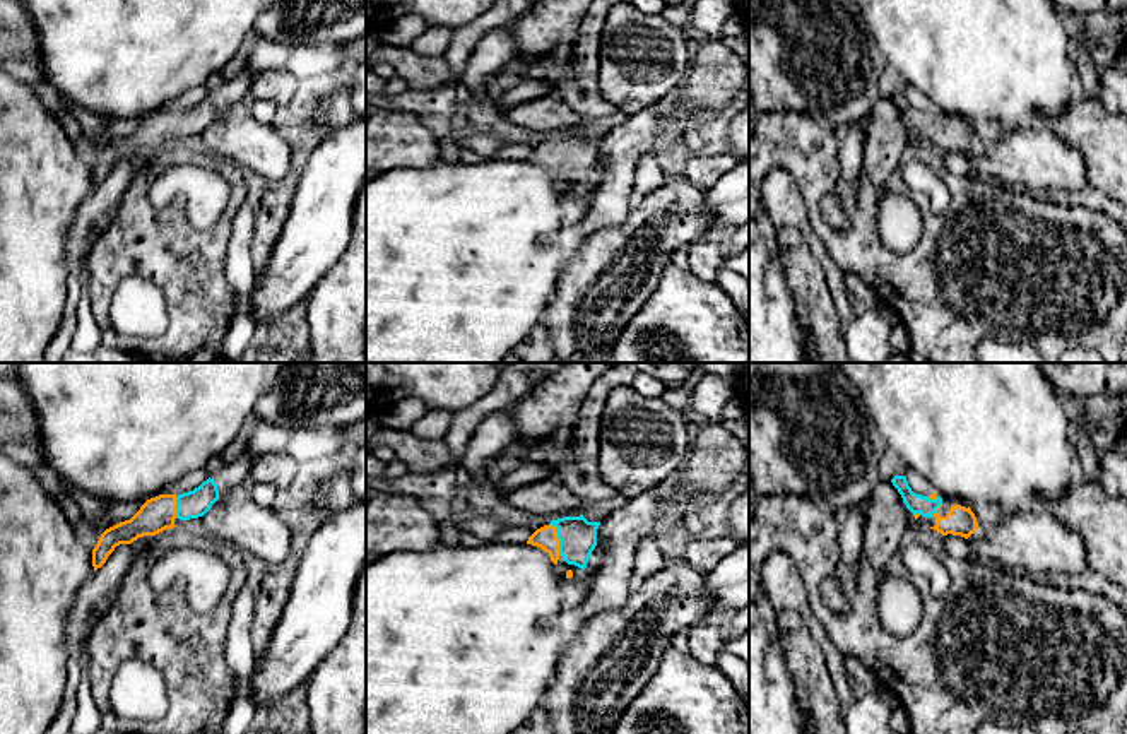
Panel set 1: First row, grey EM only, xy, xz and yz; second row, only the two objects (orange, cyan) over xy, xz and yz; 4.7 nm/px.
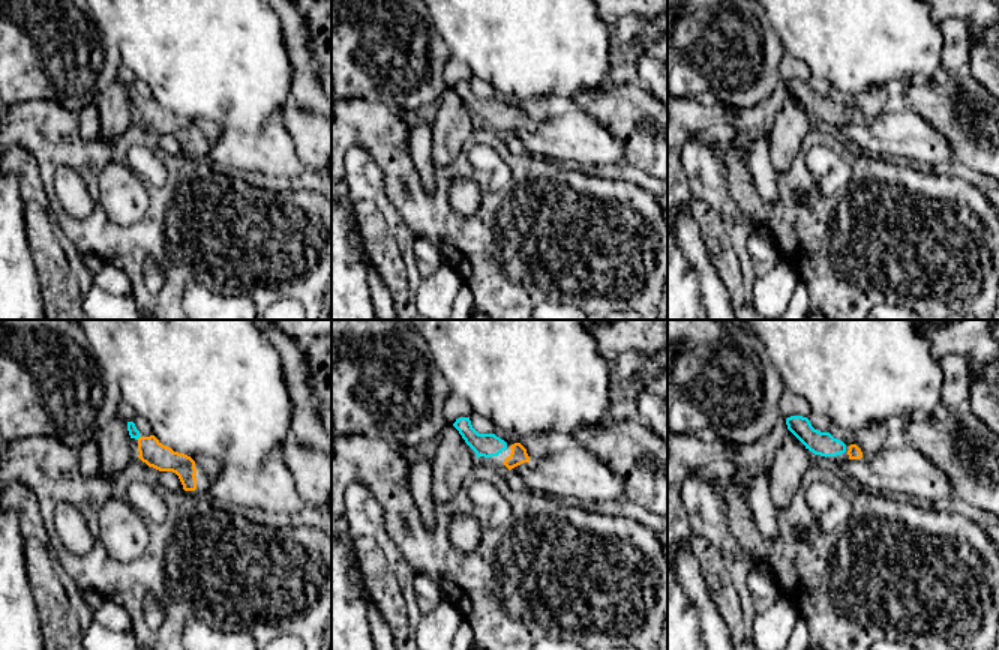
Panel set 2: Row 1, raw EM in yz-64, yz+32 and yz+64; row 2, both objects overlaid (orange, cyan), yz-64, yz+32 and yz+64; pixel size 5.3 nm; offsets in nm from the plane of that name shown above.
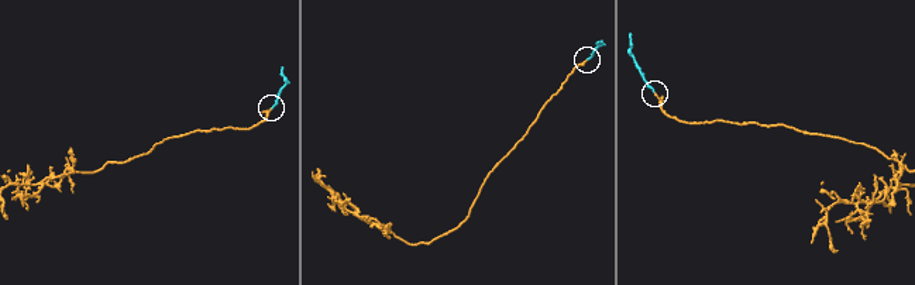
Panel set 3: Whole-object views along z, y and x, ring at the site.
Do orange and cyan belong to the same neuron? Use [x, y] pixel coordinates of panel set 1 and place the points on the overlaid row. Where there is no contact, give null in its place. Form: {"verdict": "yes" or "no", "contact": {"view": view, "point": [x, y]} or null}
{"verdict": "yes", "contact": {"view": "xz", "point": [558, 539]}}

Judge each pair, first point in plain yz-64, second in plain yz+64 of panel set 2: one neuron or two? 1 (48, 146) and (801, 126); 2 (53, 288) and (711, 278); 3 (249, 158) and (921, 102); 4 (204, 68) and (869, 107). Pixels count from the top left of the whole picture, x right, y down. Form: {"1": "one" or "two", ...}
{"1": "two", "2": "two", "3": "two", "4": "two"}

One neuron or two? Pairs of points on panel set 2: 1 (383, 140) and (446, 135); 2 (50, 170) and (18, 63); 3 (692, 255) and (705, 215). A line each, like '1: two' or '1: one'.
1: two
2: two
3: two

